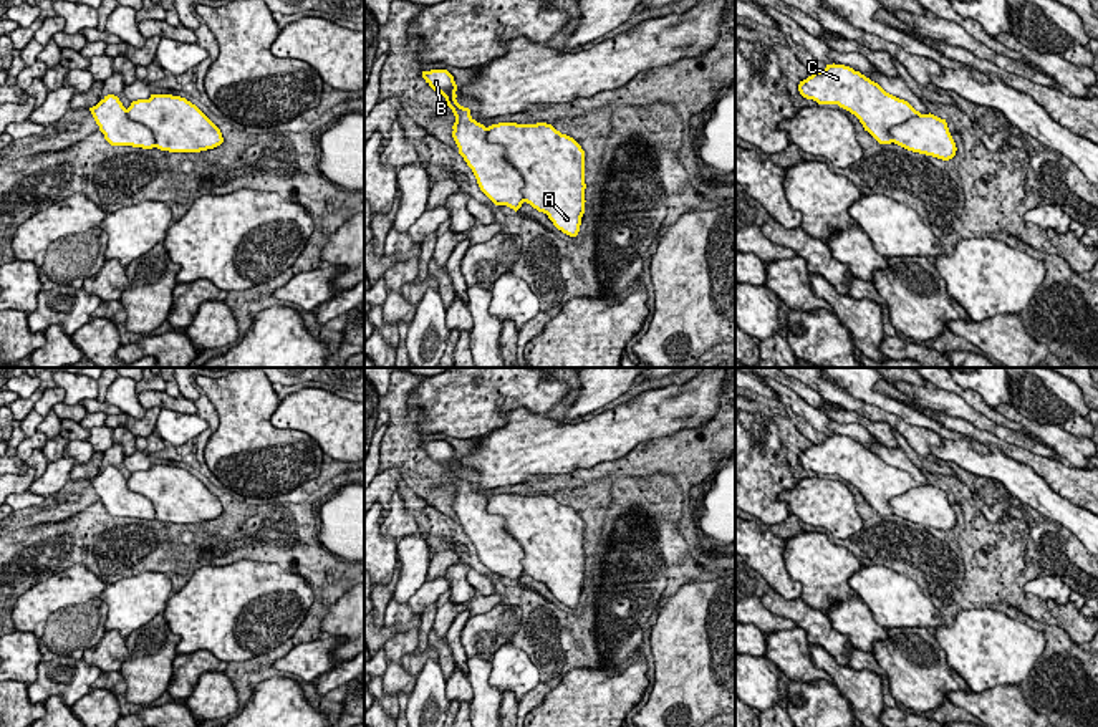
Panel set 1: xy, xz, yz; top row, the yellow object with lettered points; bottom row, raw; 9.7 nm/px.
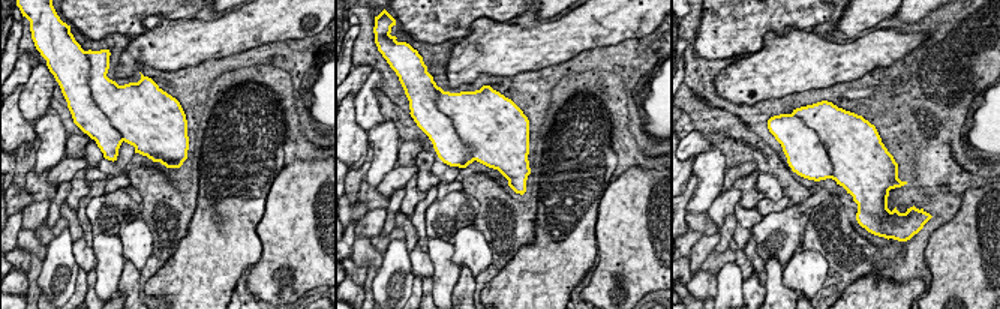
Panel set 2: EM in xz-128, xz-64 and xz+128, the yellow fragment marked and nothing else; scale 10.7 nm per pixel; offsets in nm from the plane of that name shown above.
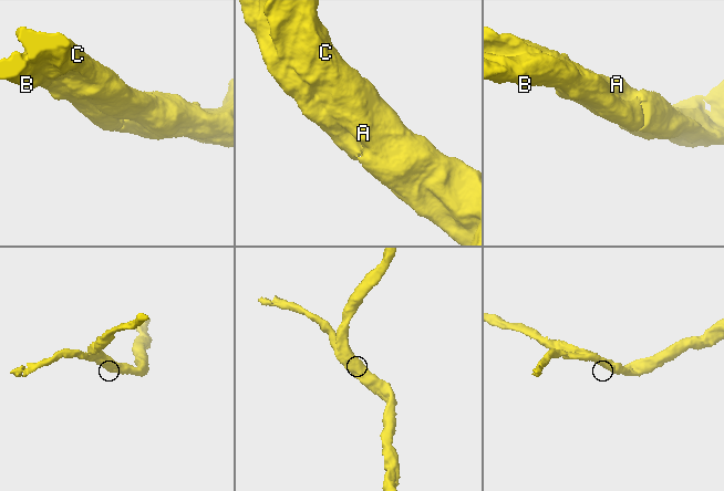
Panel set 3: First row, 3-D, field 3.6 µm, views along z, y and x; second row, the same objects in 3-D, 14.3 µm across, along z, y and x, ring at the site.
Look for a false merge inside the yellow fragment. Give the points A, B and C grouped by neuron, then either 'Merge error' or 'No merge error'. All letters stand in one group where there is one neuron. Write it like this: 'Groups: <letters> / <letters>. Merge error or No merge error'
Groups: A B C. No merge error

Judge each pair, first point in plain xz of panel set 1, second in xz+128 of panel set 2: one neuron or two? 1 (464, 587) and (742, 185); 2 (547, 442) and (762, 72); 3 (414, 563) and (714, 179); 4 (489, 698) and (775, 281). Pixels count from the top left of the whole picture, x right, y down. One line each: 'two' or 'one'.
1: one
2: one
3: one
4: one

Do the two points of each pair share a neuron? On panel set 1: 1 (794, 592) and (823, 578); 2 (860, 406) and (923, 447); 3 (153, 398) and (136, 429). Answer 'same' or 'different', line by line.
1: different
2: same
3: different

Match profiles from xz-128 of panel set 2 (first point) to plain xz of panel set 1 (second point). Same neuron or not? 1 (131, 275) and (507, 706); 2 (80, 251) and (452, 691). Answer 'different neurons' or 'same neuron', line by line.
1: same neuron
2: same neuron

